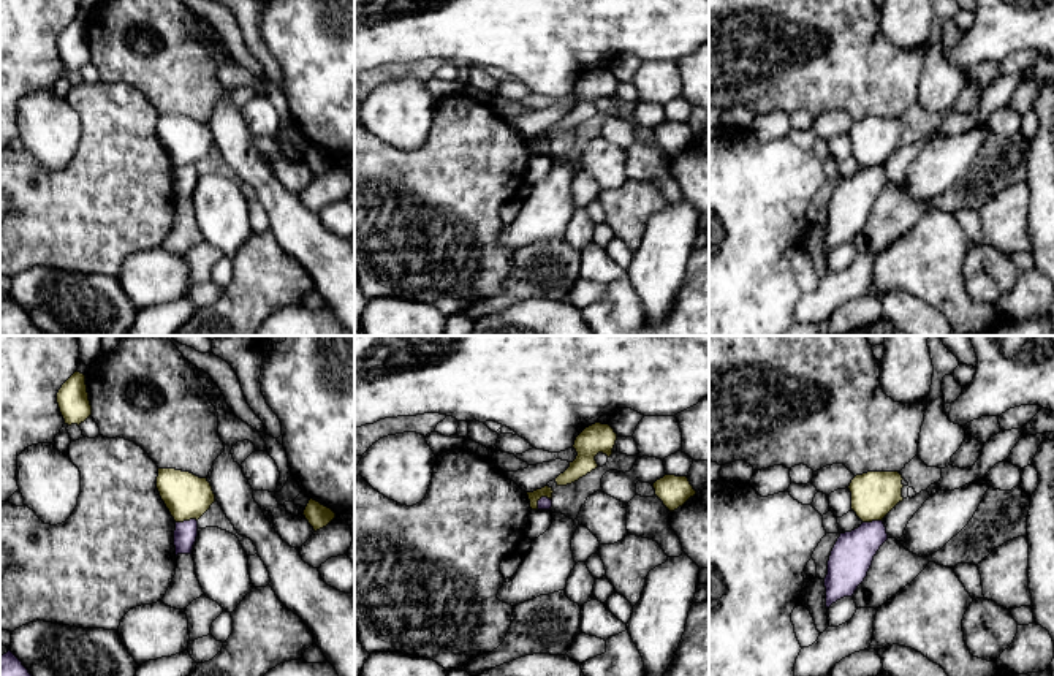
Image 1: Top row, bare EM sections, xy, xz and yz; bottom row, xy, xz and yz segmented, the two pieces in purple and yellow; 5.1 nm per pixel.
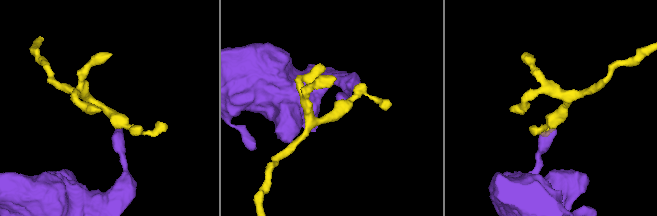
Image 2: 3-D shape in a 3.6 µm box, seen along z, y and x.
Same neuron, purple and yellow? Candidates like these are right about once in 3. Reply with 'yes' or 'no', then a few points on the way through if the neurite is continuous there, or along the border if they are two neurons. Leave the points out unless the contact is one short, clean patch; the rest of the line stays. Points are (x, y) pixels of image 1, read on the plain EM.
no; border along xy (197, 165), (176, 168)

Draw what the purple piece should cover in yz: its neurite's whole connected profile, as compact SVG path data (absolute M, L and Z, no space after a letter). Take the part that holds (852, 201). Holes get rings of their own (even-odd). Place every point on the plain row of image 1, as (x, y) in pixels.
M883 166L863 168L858 174L840 179L828 206L826 253L844 242L853 242L886 185Z

